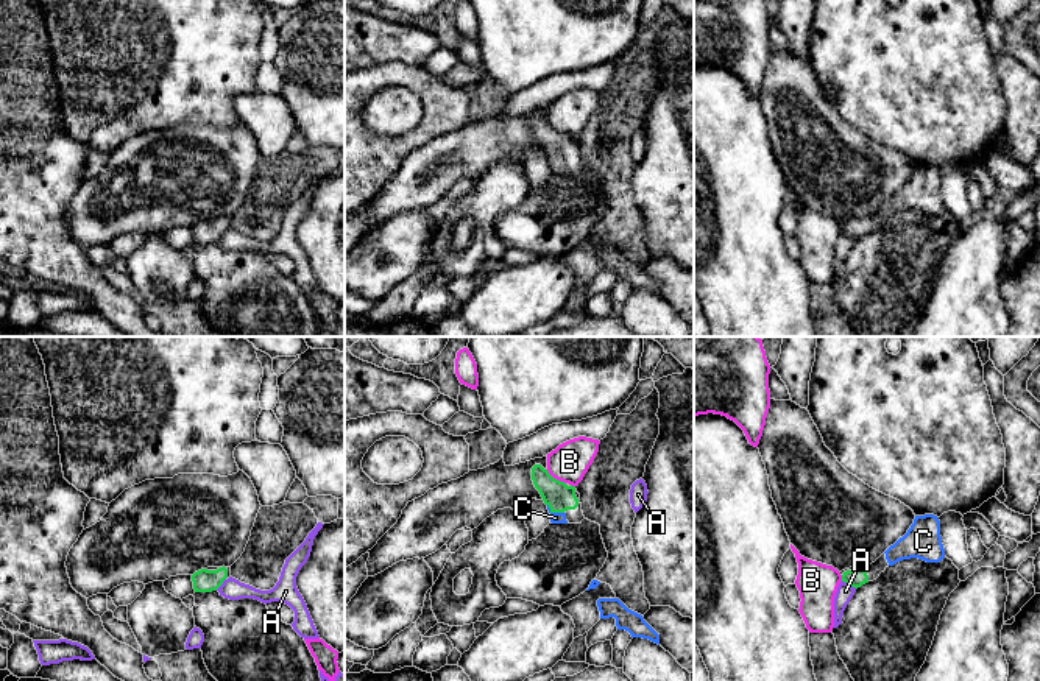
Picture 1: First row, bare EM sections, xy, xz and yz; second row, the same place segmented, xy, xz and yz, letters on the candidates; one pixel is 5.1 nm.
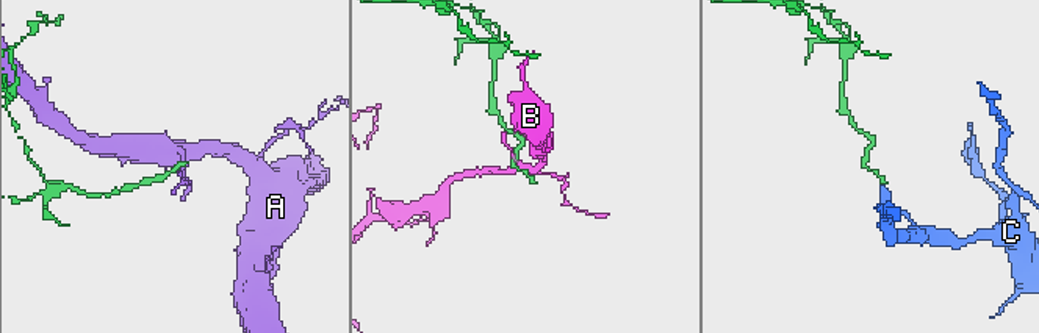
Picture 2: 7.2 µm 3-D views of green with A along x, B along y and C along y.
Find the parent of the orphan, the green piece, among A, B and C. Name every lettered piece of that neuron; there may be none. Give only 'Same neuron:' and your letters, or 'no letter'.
Same neuron: C

